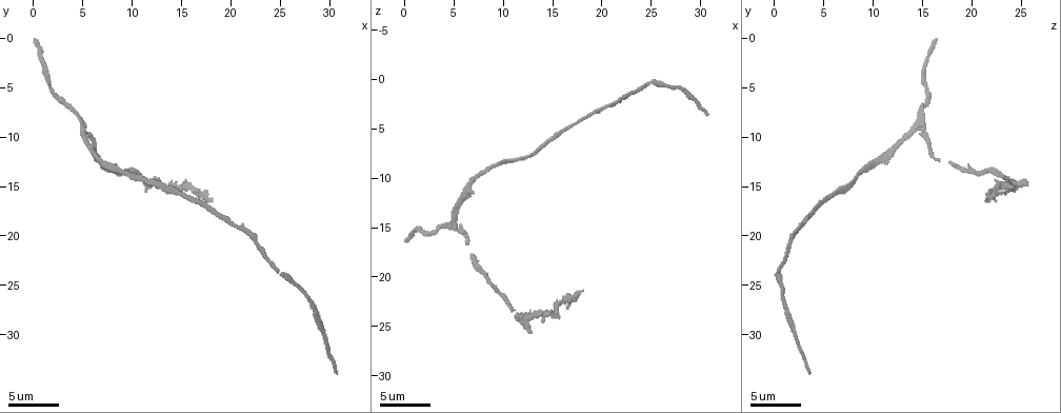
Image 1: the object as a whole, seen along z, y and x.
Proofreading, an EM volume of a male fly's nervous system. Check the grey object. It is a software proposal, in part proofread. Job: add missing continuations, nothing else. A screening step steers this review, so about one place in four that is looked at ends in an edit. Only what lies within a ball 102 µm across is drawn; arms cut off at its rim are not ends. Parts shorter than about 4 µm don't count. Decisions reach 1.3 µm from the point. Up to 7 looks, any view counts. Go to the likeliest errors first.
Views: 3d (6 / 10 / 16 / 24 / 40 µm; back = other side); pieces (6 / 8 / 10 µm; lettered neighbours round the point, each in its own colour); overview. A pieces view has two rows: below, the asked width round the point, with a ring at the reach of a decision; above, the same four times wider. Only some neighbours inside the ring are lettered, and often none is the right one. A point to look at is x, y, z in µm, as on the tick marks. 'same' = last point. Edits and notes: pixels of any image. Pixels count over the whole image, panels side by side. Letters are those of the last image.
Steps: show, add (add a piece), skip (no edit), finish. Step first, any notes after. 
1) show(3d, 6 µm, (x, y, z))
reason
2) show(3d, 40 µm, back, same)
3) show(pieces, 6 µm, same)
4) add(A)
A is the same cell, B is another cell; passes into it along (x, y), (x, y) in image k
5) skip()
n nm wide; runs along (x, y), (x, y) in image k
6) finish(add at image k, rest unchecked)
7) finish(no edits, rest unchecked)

show(pieces, 6 µm, (30.4, 34.0, 3.4))
free end

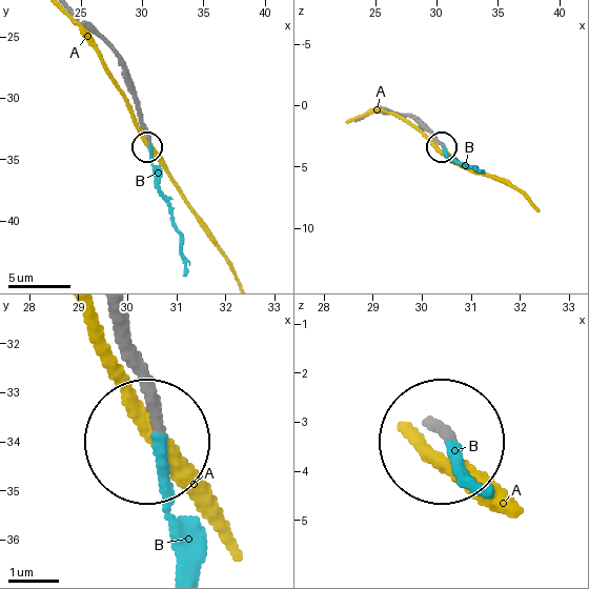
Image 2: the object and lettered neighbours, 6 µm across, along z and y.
add(B)
180 nm wide; B is the same cell, A is another cell; passes into it along (137, 110), (149, 143), (158, 191), (181, 239), (186, 276) in image 2; the neuron continues

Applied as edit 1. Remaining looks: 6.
show(overview)
see it whole again

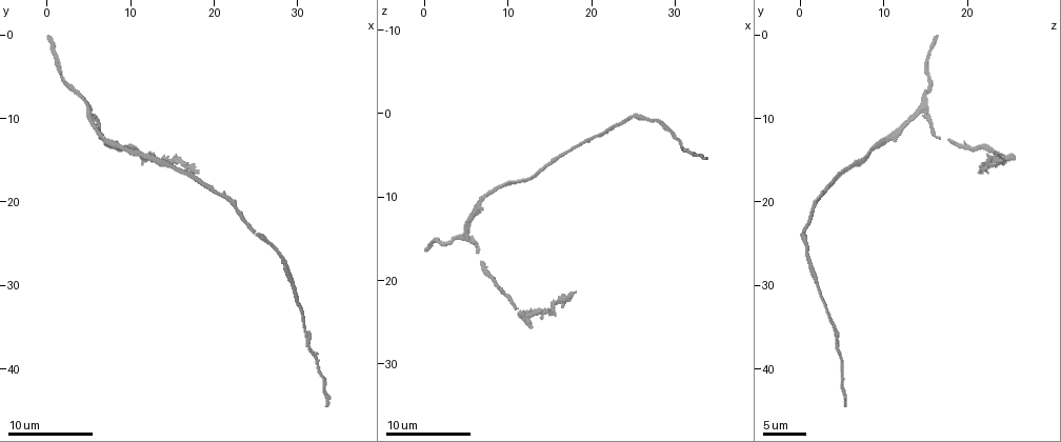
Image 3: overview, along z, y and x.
show(3d, 6 µm, (0.4, 0.4, 16.2))

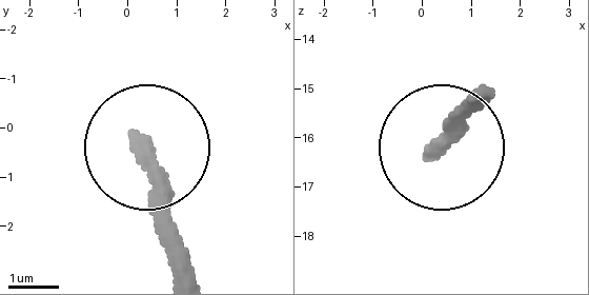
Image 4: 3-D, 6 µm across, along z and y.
show(pieces, 10 µm, (0.25, 0.20, 16.25))

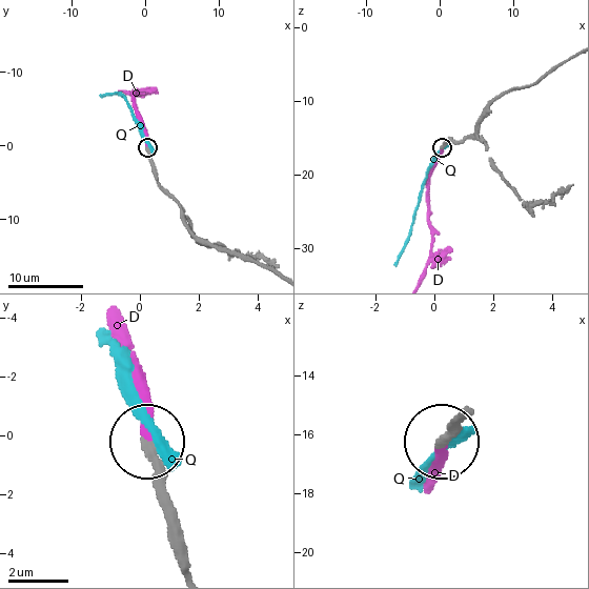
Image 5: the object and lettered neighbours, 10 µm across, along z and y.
add(D)
D is the same cell, Q is another cell; passes into it along (174, 515), (156, 450), (143, 433), (143, 390), (123, 322) in image 5; it goes on there

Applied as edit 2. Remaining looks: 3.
show(pieces, 6 µm, (12.6, 14.8, 25.4))
free end

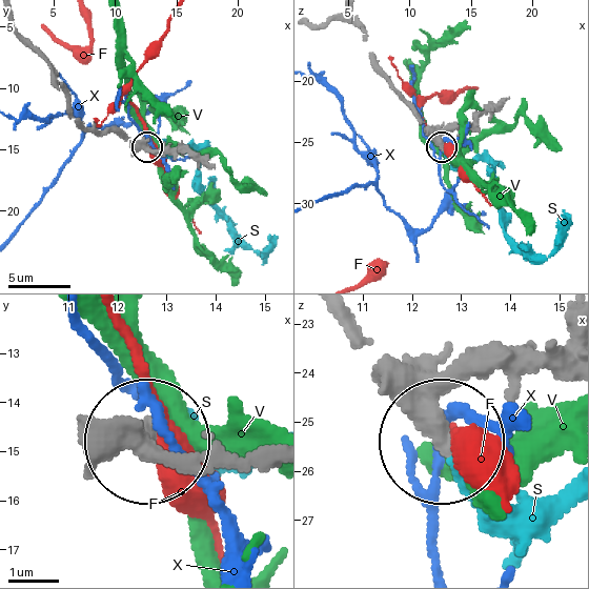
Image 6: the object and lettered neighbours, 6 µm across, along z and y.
add(S)
S is the same cell, F, V and X are other cells; it goes on there

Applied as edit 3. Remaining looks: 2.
finish(add at image 2, add at image 5, add at image 6, rest unchecked)

